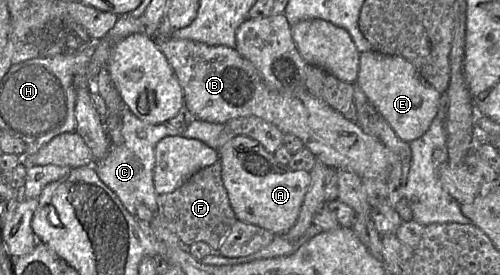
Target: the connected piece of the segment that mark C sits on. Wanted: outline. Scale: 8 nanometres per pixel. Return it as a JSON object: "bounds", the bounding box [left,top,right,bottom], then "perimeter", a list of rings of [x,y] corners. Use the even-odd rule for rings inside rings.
{"bounds":[94,67,182,219],"perimeter":[[[107,67],[100,69],[97,76],[98,93],[104,99],[107,108],[120,110],[123,126],[122,145],[110,147],[108,155],[100,160],[94,161],[94,168],[104,184],[106,184],[120,199],[127,211],[137,219],[137,205],[142,203],[156,213],[158,195],[155,190],[153,174],[155,167],[155,146],[167,136],[182,135],[181,130],[171,127],[168,122],[161,124],[149,124],[140,120],[125,105],[117,90],[113,86]]]}

